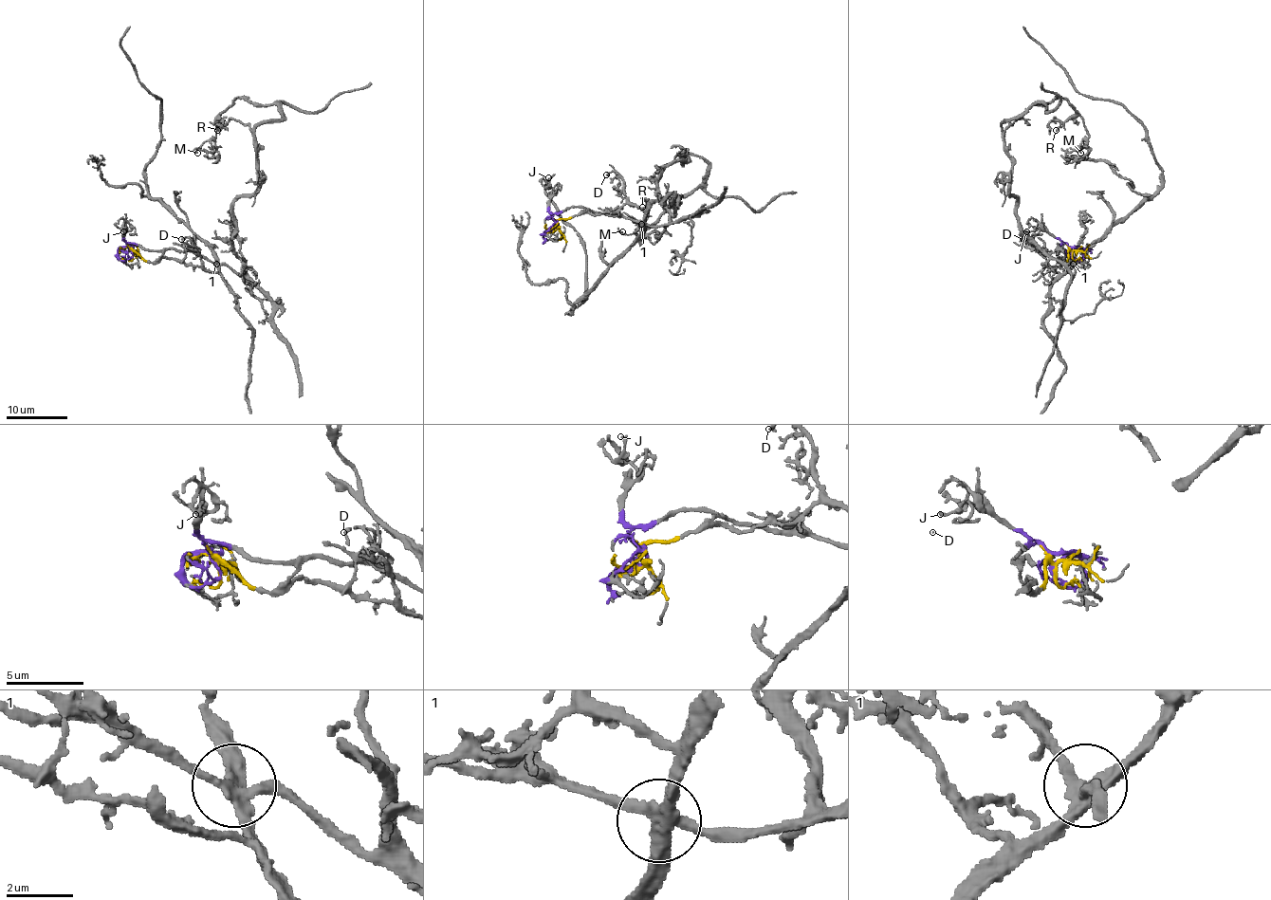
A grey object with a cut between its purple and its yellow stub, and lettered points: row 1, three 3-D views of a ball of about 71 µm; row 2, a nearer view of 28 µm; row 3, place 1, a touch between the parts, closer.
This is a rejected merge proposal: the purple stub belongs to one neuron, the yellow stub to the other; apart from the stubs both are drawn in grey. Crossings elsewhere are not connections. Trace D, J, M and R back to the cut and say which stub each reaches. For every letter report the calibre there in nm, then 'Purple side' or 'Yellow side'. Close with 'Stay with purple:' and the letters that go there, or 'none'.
D: Thickness 200 nm. Yellow side
J: Thickness 160 nm. Purple side
M: Thickness 150 nm. Purple side
R: Thickness 140 nm. Purple side
Stay with purple: J, M, R

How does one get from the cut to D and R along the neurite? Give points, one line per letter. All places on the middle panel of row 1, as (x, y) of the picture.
D: (555, 225), (561, 219), (587, 212), (615, 212), (625, 202), (624, 182), (613, 172), (605, 174)
R: (554, 225), (572, 207), (664, 225), (657, 168), (680, 153), (708, 165), (645, 227), (642, 207)

